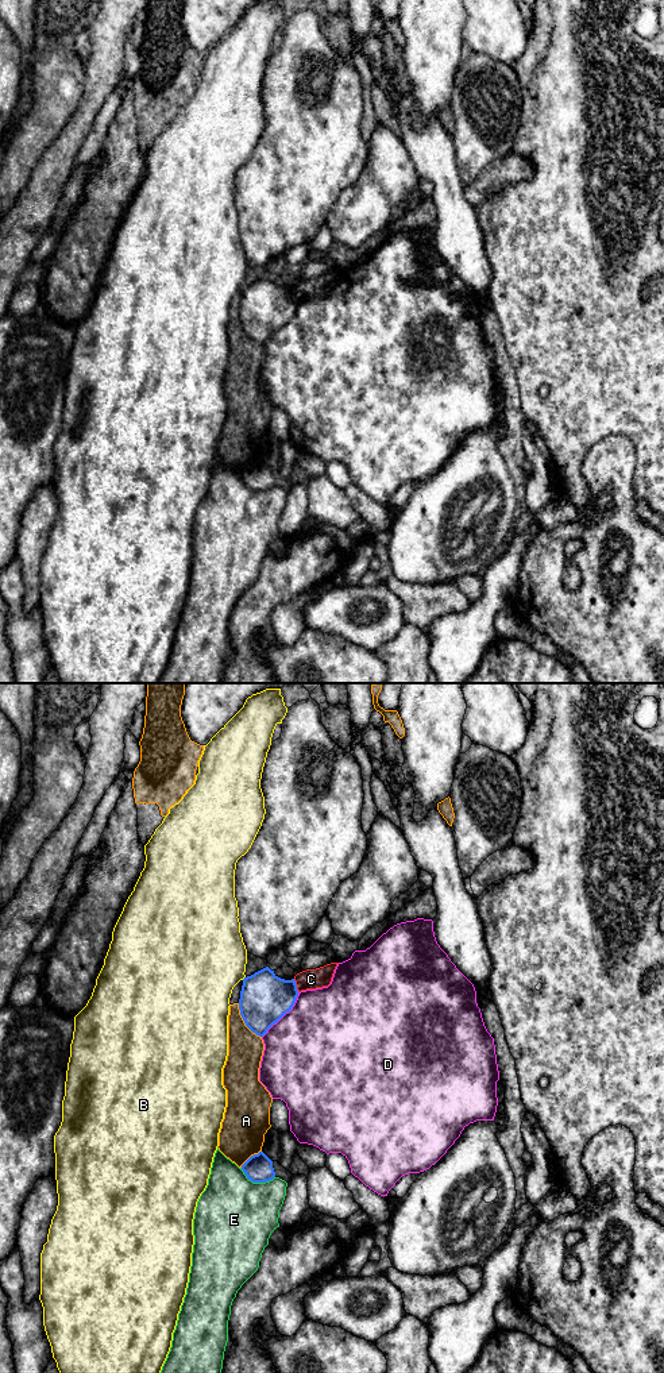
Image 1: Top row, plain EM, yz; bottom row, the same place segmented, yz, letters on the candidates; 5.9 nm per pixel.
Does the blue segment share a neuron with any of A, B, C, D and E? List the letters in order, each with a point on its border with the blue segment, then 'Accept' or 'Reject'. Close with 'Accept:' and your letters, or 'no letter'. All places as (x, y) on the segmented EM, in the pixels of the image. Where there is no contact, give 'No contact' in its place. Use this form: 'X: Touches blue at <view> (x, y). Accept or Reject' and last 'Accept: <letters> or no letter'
A: Touches blue at yz (244, 1022). Reject
B: No contact. Reject
C: Touches blue at yz (296, 986). Reject
D: Touches blue at yz (284, 1014). Reject
E: Touches blue at yz (257, 1181). Reject
Accept: no letter

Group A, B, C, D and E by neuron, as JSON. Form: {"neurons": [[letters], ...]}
{"neurons": [["A"], ["B"], ["C"], ["D"], ["E"]]}

